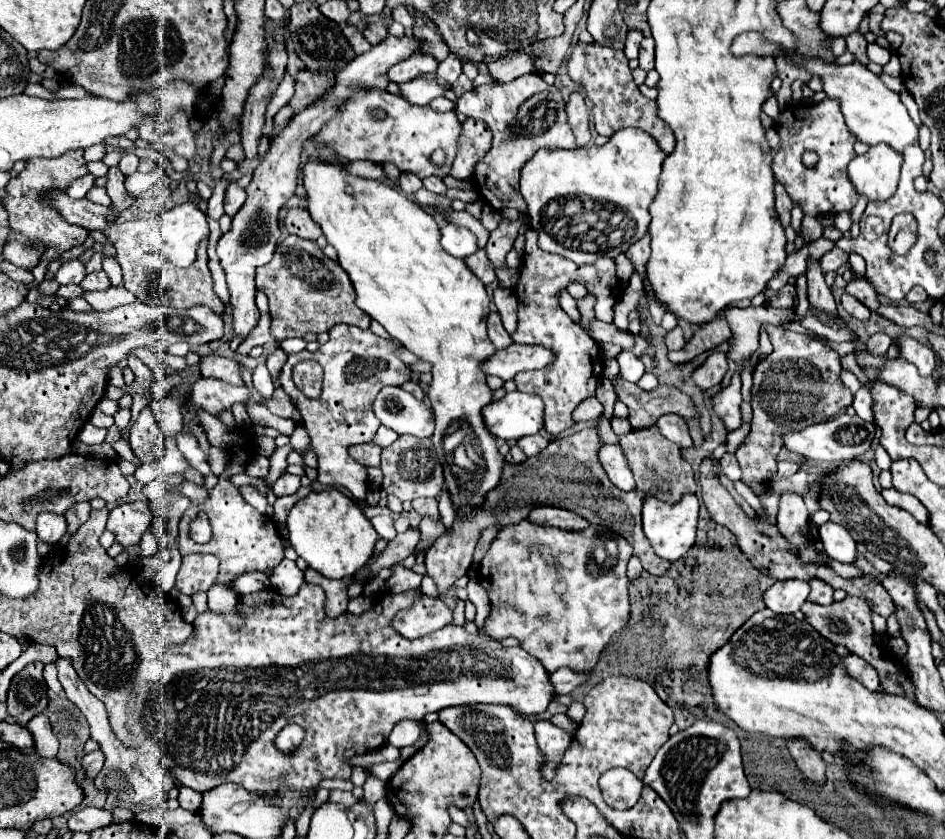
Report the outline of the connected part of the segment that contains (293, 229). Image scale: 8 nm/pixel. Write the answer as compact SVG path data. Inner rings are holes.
M290 209L284 221L288 233L298 235L302 239L310 239L316 241L322 235L322 229L312 221L310 213L306 209Z

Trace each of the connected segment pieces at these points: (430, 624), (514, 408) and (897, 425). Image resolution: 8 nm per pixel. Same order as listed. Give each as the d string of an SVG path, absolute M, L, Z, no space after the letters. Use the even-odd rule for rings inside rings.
M424 595L414 607L400 611L394 617L392 627L402 637L418 639L418 637L424 637L426 633L438 631L450 623L452 623L452 609L444 601Z
M514 391L486 405L482 417L496 439L516 441L542 429L542 409L544 405L540 397Z
M884 383L874 385L872 399L874 417L882 429L880 445L888 451L892 461L914 457L916 447L904 439L908 425L914 423L914 399Z

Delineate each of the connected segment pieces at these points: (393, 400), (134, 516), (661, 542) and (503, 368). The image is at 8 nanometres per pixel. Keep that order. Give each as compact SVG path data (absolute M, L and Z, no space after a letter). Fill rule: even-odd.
M382 387L374 399L374 415L398 435L432 437L434 413L402 387Z
M148 501L138 503L124 503L110 511L108 517L108 531L114 533L116 543L128 547L140 541L142 533L152 523L152 511Z
M687 494L680 502L673 505L658 500L654 495L646 495L642 505L642 528L654 551L662 559L676 561L692 547L692 537L694 537L692 525L696 523L698 523L698 499L695 494Z
M512 343L506 349L500 349L492 357L482 361L482 371L486 375L496 375L496 377L508 381L520 371L542 369L550 361L552 361L552 353L544 347Z

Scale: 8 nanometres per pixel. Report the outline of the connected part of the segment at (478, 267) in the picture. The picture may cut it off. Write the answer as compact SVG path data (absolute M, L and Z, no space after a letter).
M478 249L476 253L472 253L470 257L464 259L464 263L468 265L468 269L486 285L490 285L492 281L496 281L496 273L494 273L494 265L486 255L486 249Z

